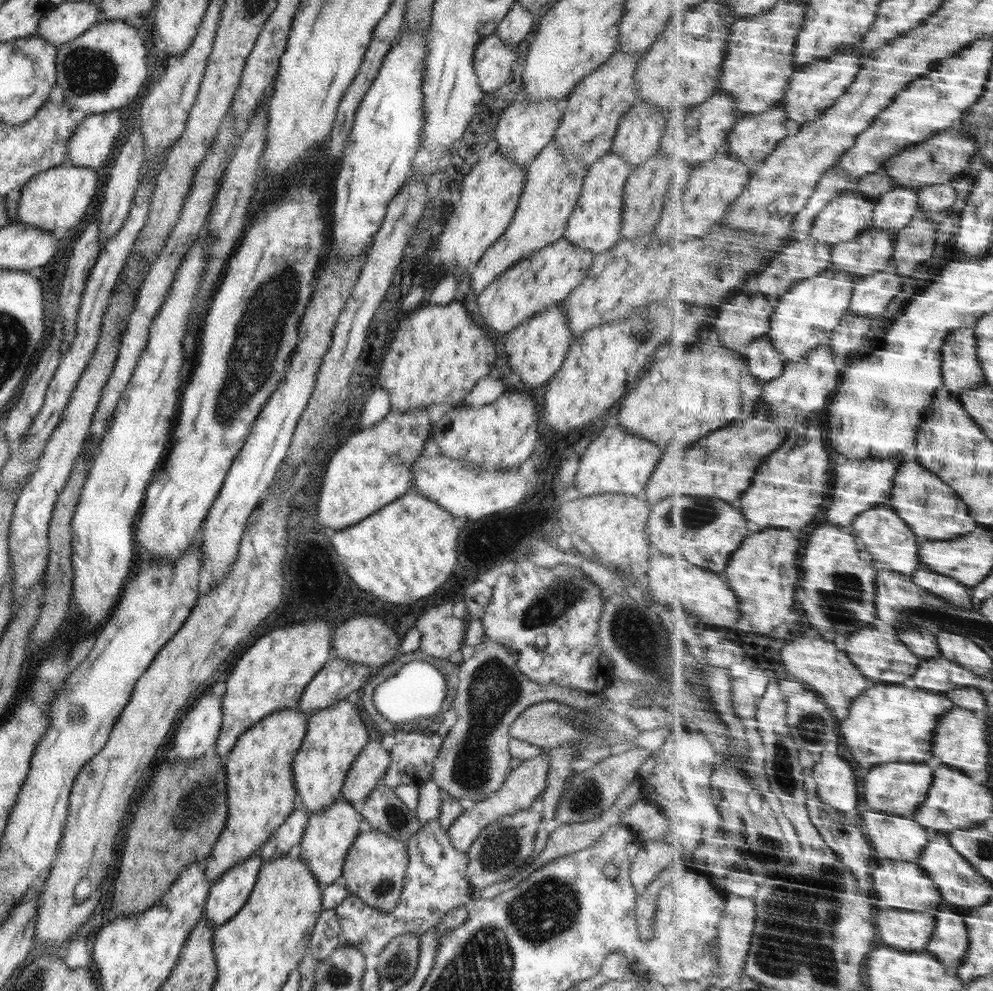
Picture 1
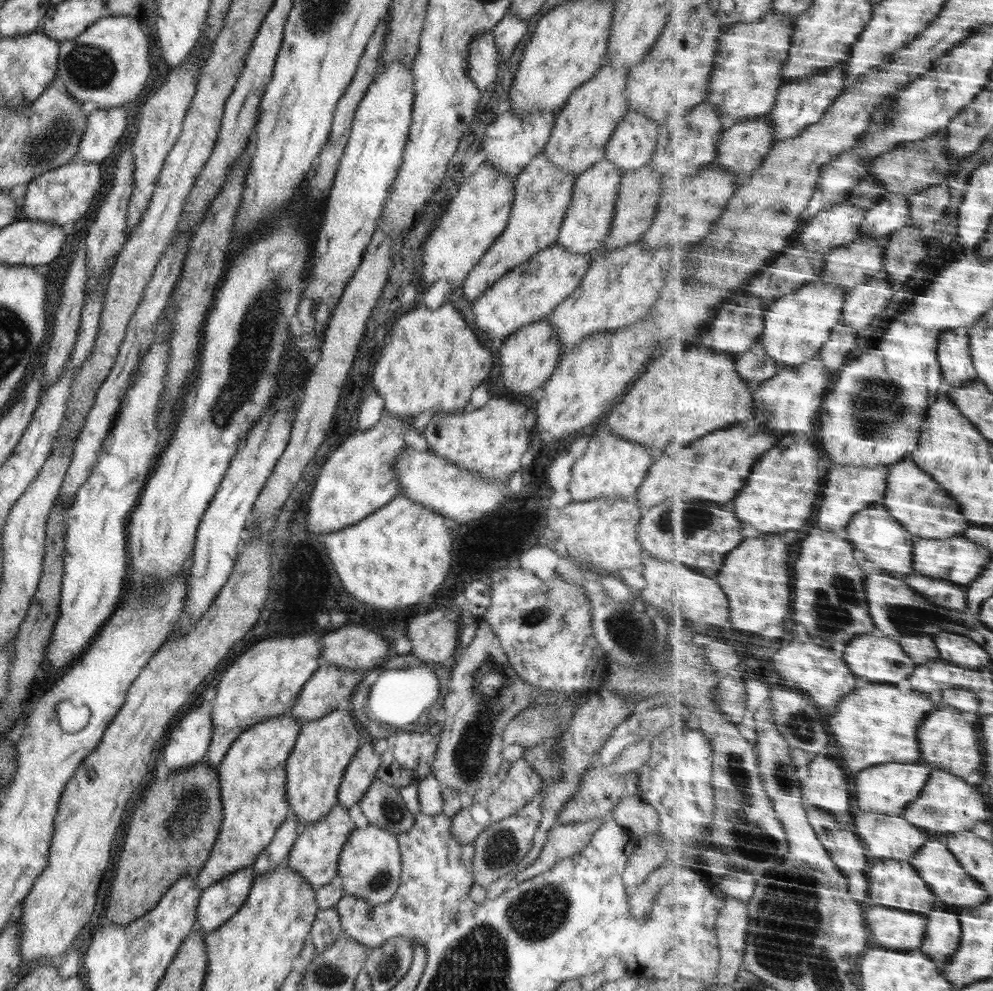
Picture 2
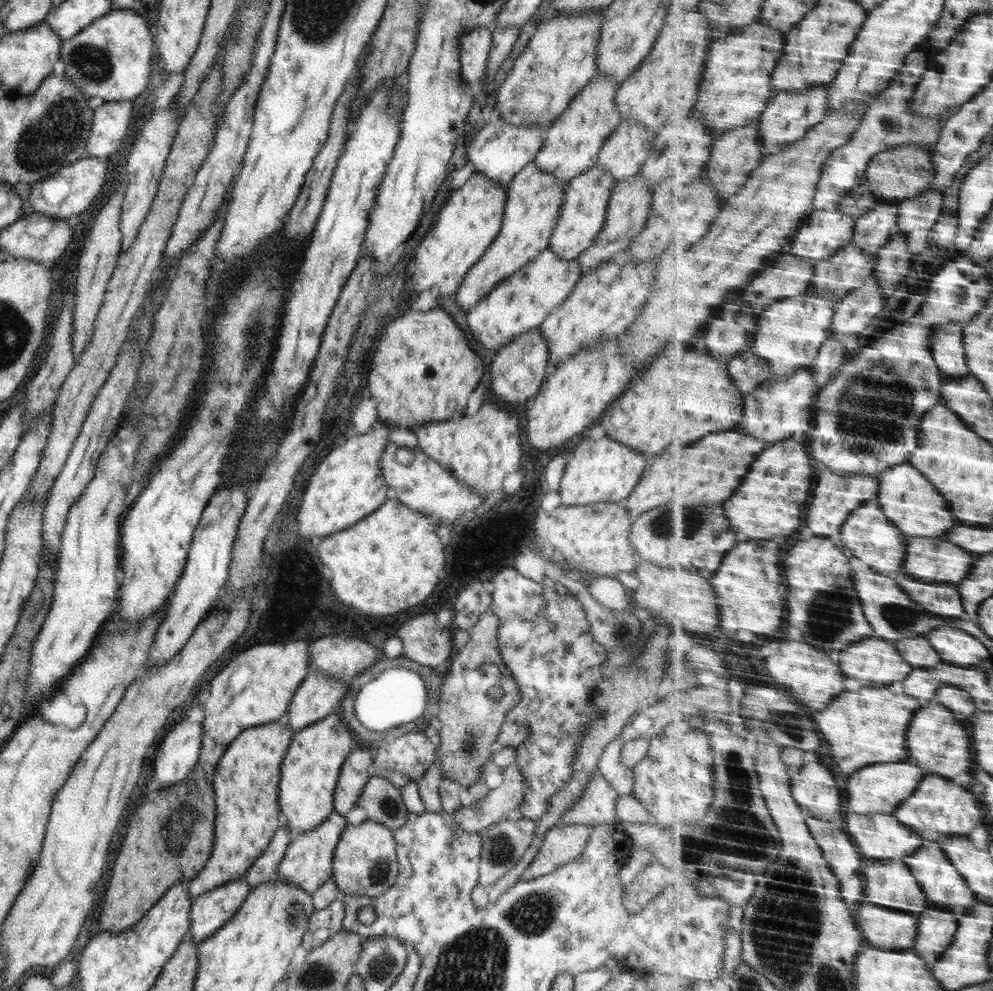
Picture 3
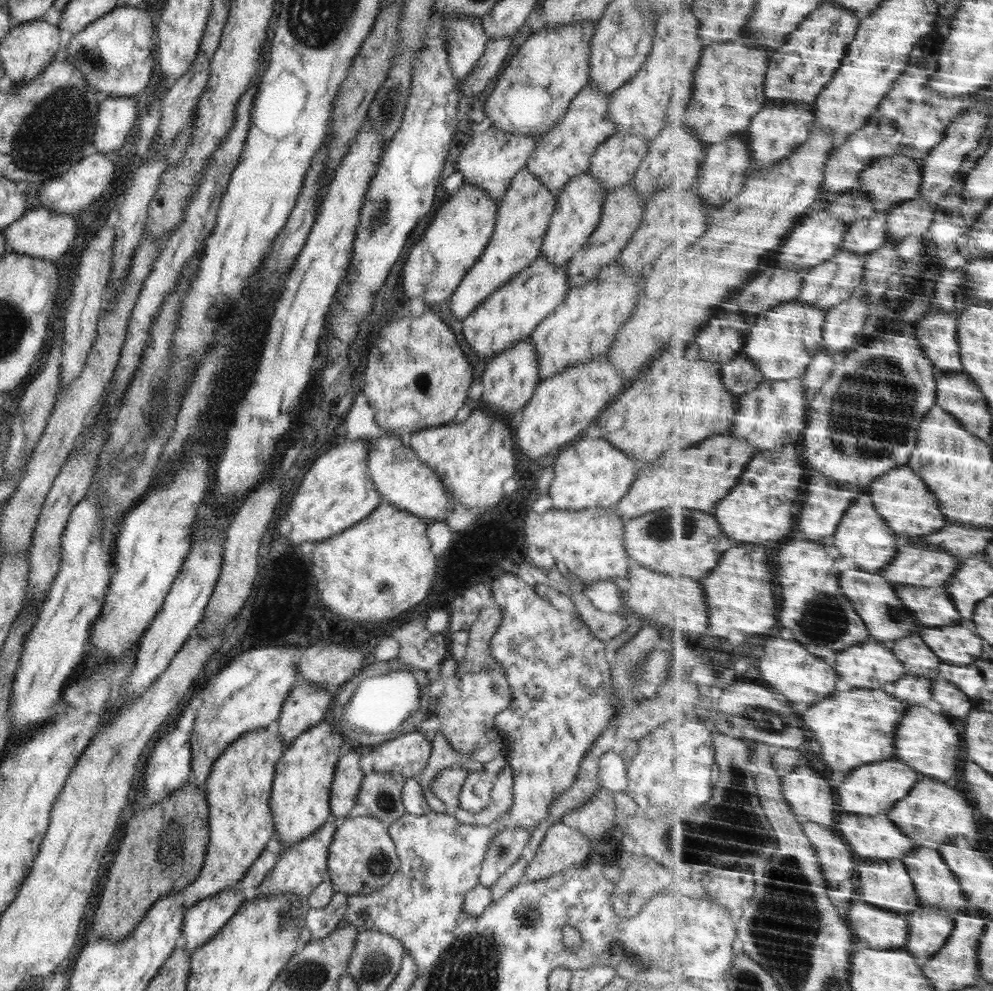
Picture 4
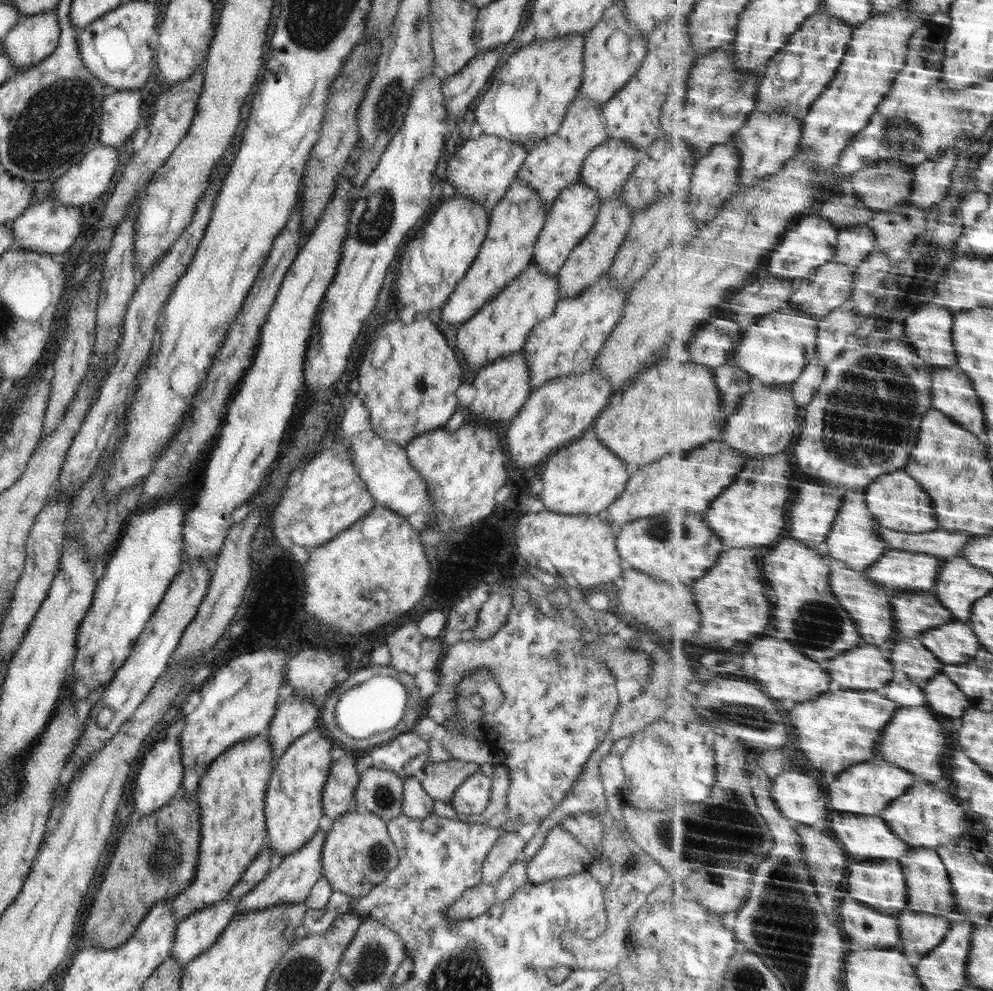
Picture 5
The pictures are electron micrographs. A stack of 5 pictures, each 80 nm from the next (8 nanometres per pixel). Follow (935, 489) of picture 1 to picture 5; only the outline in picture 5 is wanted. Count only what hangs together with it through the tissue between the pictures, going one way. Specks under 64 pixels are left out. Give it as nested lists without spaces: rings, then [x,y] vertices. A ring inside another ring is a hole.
[[[905,469],[879,477],[867,489],[865,489],[869,509],[874,513],[878,524],[891,530],[904,531],[912,534],[921,534],[940,529],[938,513],[934,506],[934,500],[922,483],[918,482]]]

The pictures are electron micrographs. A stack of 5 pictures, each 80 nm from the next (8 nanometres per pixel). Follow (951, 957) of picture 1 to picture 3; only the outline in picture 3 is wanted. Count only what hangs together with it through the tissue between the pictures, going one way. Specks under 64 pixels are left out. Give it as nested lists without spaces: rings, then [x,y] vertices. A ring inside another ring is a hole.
[[[926,910],[918,915],[919,933],[914,950],[933,968],[954,944],[961,924],[952,912]]]

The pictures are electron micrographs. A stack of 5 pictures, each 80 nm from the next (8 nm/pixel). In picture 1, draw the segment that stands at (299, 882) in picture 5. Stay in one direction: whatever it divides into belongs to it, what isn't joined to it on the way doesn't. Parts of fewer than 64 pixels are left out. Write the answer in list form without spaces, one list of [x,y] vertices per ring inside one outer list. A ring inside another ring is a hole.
[[[342,798],[322,812],[312,813],[308,818],[308,824],[306,824],[295,854],[306,863],[306,866],[323,888],[336,881],[341,881],[346,853],[360,832],[358,826],[364,821],[362,814],[358,813],[352,804]]]

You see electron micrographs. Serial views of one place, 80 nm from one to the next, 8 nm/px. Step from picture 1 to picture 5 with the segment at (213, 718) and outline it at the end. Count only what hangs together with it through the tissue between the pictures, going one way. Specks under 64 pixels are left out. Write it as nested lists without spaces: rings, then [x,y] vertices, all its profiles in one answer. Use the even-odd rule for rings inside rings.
[[[178,738],[160,740],[154,744],[154,752],[150,750],[142,760],[142,770],[138,770],[138,780],[134,780],[134,808],[136,812],[148,816],[156,812],[160,806],[168,804],[175,796],[182,792],[183,766],[181,761],[181,750],[178,750]]]

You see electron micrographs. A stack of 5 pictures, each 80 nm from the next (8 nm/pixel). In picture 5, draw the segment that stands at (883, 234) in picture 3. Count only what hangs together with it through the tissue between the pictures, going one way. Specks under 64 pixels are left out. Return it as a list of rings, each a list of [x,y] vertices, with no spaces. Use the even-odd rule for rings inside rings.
[[[866,222],[856,227],[845,228],[841,231],[839,239],[834,260],[850,264],[852,267],[860,266],[860,262],[866,260],[878,246],[875,230],[871,223]]]

